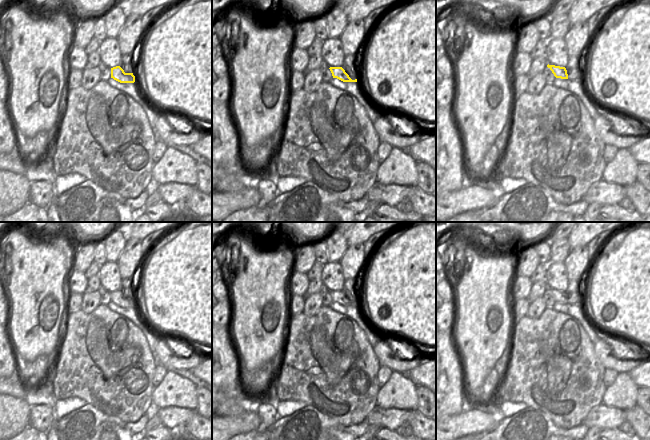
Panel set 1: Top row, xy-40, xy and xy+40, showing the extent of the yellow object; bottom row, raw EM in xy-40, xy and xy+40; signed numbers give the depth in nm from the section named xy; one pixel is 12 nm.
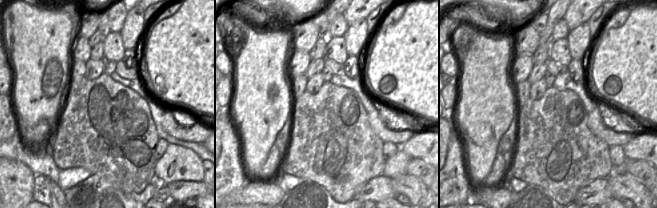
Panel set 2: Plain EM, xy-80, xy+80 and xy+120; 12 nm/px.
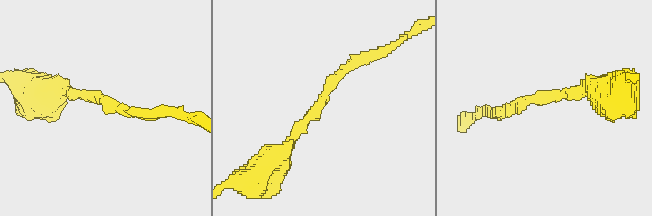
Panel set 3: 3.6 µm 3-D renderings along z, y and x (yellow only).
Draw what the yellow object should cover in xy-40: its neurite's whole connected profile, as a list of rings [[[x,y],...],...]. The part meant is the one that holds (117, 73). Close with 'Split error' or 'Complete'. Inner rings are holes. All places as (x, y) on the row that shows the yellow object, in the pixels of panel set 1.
[[[120,66],[111,68],[111,78],[120,83],[134,83],[135,76],[133,73],[125,73]]]. Complete.

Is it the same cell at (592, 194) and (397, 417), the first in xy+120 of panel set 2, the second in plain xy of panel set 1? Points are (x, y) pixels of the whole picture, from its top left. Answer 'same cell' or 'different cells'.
same cell

